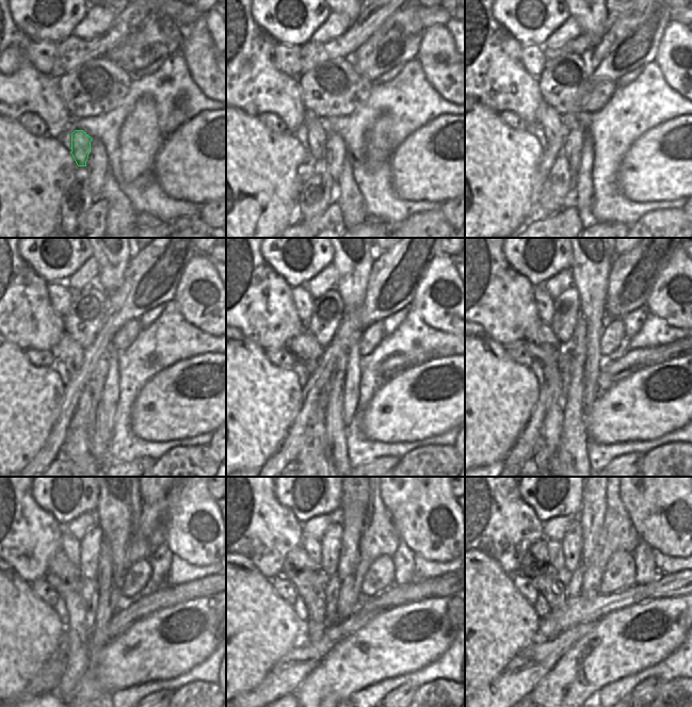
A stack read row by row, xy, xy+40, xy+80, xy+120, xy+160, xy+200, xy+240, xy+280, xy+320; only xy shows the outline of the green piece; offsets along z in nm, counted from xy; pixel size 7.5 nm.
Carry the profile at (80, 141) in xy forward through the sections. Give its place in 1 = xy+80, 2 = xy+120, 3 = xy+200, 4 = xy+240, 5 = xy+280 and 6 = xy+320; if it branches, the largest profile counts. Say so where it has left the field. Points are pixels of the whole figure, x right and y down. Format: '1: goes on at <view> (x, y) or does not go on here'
1: goes on at xy+80 (547, 116)
2: goes on at xy+120 (67, 351)
3: goes on at xy+200 (540, 340)
4: goes on at xy+240 (64, 576)
5: goes on at xy+280 (307, 578)
6: goes on at xy+320 (535, 565)

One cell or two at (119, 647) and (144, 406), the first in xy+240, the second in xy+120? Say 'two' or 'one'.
one

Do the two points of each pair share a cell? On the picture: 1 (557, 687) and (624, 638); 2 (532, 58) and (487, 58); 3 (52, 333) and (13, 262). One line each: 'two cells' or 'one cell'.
1: one cell
2: two cells
3: one cell

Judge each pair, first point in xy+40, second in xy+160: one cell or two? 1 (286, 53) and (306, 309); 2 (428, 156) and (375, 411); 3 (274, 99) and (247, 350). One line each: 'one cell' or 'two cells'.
1: one cell
2: one cell
3: two cells

